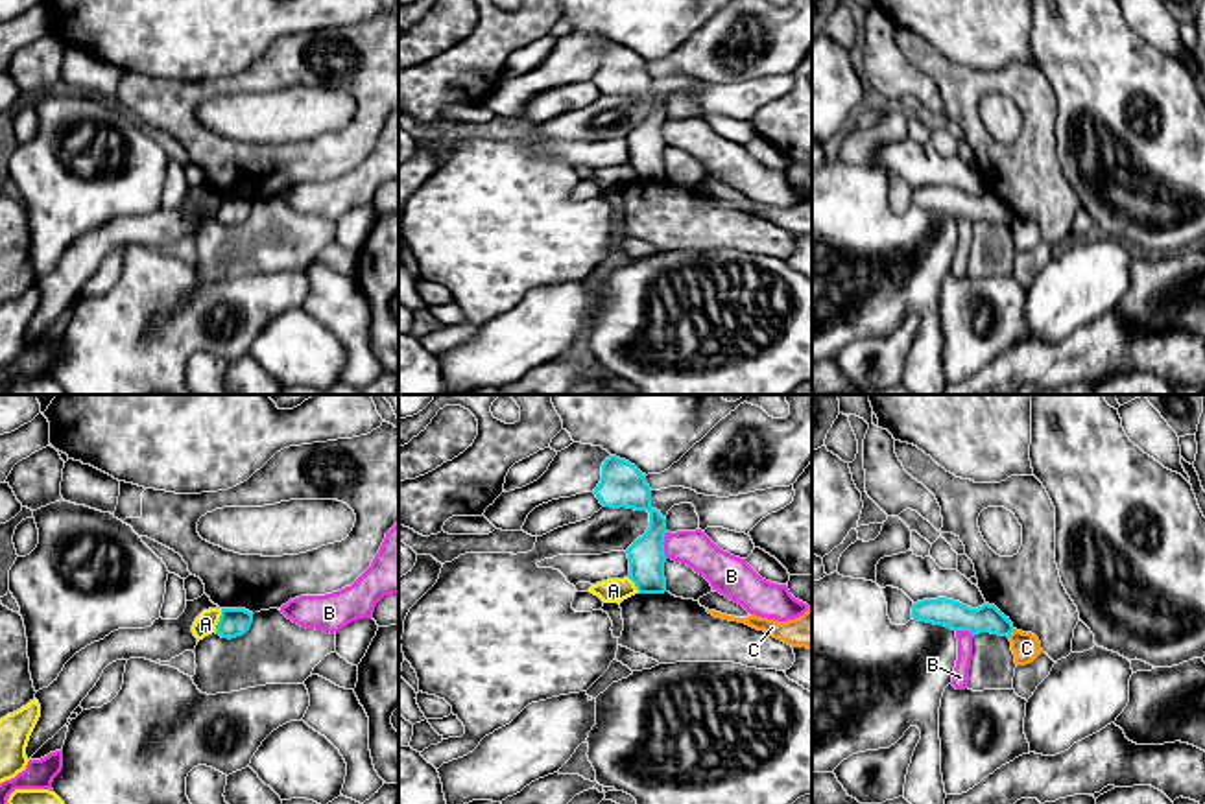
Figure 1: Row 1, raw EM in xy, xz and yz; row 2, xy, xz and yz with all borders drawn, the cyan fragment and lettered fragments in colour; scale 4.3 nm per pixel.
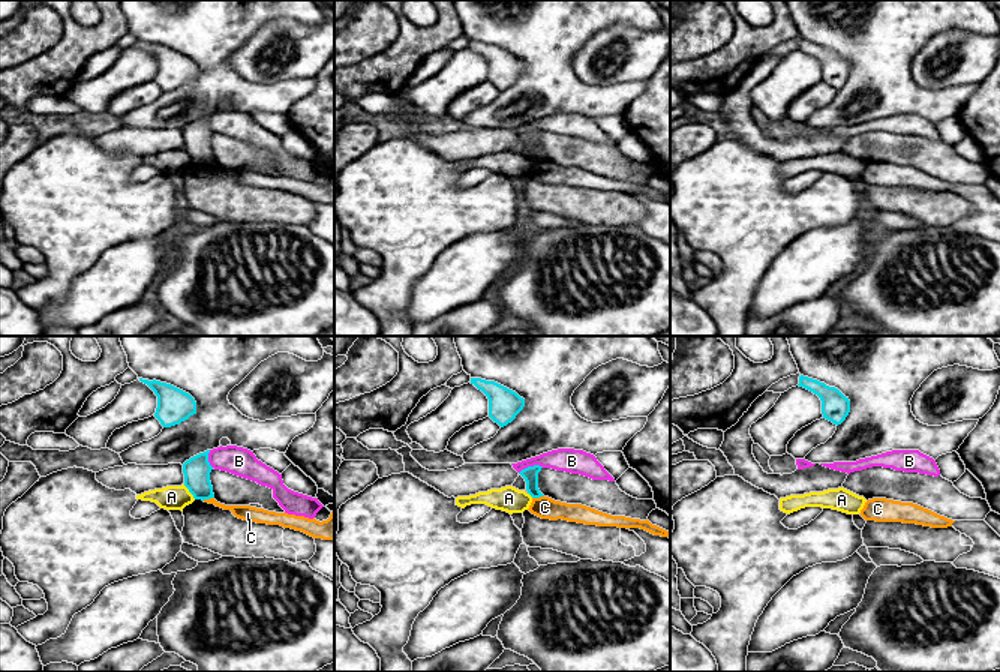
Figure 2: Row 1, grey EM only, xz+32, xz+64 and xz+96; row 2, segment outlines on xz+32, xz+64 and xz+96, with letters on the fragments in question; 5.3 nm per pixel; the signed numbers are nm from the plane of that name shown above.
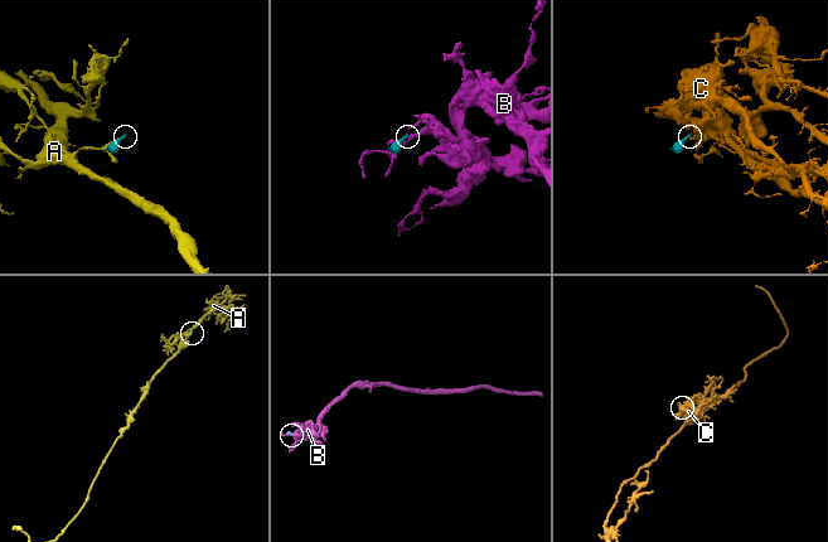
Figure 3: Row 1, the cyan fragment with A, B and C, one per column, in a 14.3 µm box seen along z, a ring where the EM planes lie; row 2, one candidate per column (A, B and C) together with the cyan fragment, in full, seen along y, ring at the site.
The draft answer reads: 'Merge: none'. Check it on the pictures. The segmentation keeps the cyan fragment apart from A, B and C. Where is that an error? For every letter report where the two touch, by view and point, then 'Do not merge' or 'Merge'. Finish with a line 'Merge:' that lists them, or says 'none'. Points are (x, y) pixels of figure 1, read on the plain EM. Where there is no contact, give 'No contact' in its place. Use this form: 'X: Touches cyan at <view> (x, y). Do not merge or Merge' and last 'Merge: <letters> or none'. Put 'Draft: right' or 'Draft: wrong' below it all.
A: Touches cyan at xy (220, 207). Do not merge
B: Touches cyan at xz (663, 131). Do not merge
C: Touches cyan at yz (1012, 218). Do not merge
Merge: none
Draft: right

